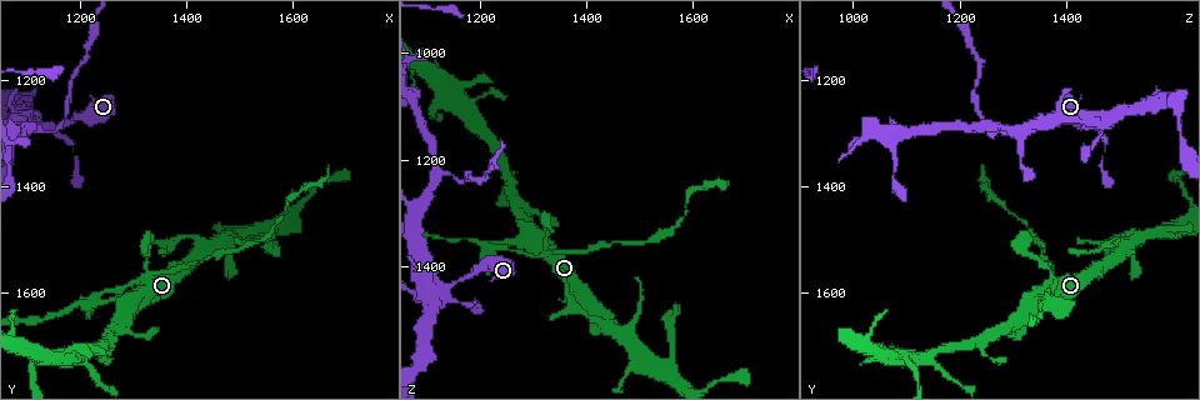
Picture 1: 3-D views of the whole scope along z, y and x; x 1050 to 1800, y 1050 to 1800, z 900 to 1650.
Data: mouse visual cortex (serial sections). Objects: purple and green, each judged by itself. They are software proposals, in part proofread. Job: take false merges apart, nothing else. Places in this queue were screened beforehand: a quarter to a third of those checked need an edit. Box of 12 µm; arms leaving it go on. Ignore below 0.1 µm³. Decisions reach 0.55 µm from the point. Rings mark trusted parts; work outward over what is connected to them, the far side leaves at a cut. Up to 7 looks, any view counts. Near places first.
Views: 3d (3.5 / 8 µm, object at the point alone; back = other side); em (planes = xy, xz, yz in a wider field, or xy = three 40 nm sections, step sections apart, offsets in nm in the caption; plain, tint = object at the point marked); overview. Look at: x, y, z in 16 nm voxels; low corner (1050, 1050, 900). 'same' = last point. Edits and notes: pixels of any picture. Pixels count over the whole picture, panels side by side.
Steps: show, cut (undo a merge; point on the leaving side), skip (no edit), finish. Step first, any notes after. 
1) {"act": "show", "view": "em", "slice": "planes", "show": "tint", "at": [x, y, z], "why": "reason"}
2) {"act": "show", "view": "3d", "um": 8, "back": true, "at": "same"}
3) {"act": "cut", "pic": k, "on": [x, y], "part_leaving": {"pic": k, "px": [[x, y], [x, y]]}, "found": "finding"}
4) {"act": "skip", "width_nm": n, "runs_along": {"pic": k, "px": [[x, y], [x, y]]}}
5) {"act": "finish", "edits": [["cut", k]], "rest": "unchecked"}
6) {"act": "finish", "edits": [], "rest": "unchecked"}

{"act": "show", "view": "3d", "um": 3.5, "at": [1115, 1280, 1455]}

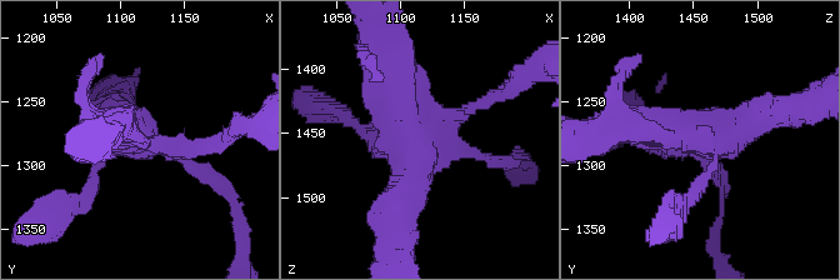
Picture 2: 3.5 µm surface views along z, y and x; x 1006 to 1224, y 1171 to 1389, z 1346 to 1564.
{"act": "show", "view": "em", "slice": "xy", "step": 5, "show": "tint", "at": [1112, 1280, 1456]}

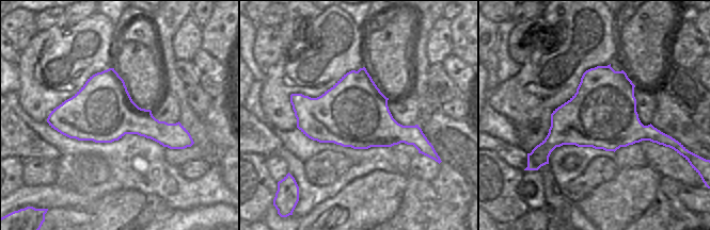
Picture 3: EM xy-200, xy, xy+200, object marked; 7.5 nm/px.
{"act": "show", "view": "em", "slice": "planes", "show": "tint", "at": "same", "why": "cut it another way"}

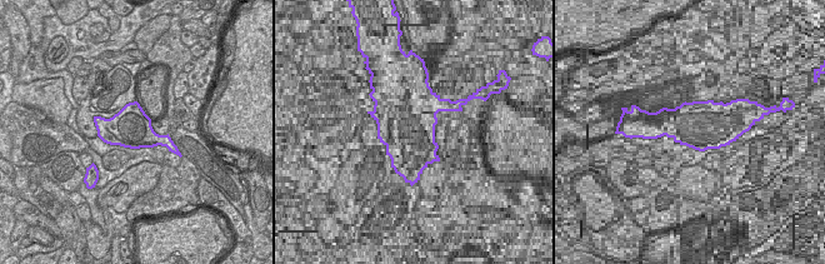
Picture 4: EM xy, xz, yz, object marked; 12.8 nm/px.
{"act": "skip", "runs_along": {"pic": 2, "px": [[484, 103], [415, 141], [388, 68]]}, "found": "one cell here"}

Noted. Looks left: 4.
{"act": "show", "view": "em", "slice": "xy", "step": 2, "show": "tint", "at": [1125, 1295, 1220], "why": "thin neck"}

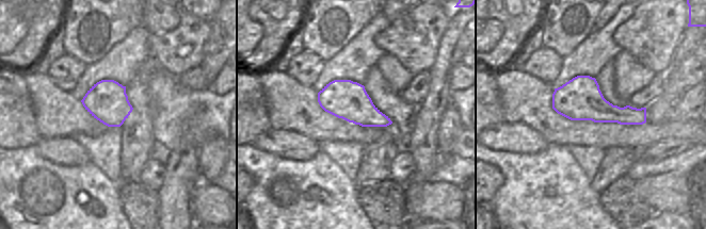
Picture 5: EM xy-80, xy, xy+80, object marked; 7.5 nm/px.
{"act": "show", "view": "3d", "um": 3.5, "at": "same"}

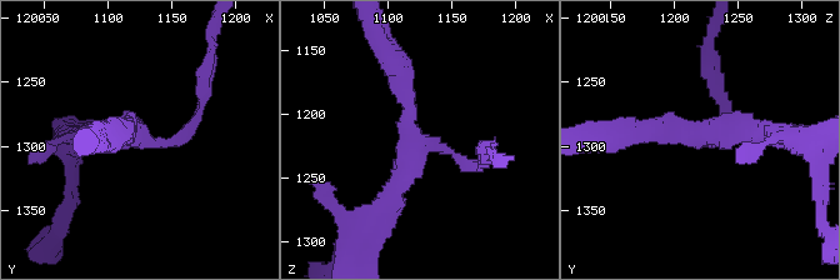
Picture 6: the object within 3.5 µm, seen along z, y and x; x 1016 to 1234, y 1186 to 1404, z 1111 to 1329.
{"act": "cut", "pic": 6, "on": [726, 108], "arm_widths_nm": [150, 250, 250], "part_leaving": {"pic": 6, "px": [[173, 143], [203, 104], [210, 35]]}, "found": "two cells meet here"}

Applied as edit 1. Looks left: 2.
{"act": "finish", "edits": [["cut", 6]], "rest": "unchecked"}

